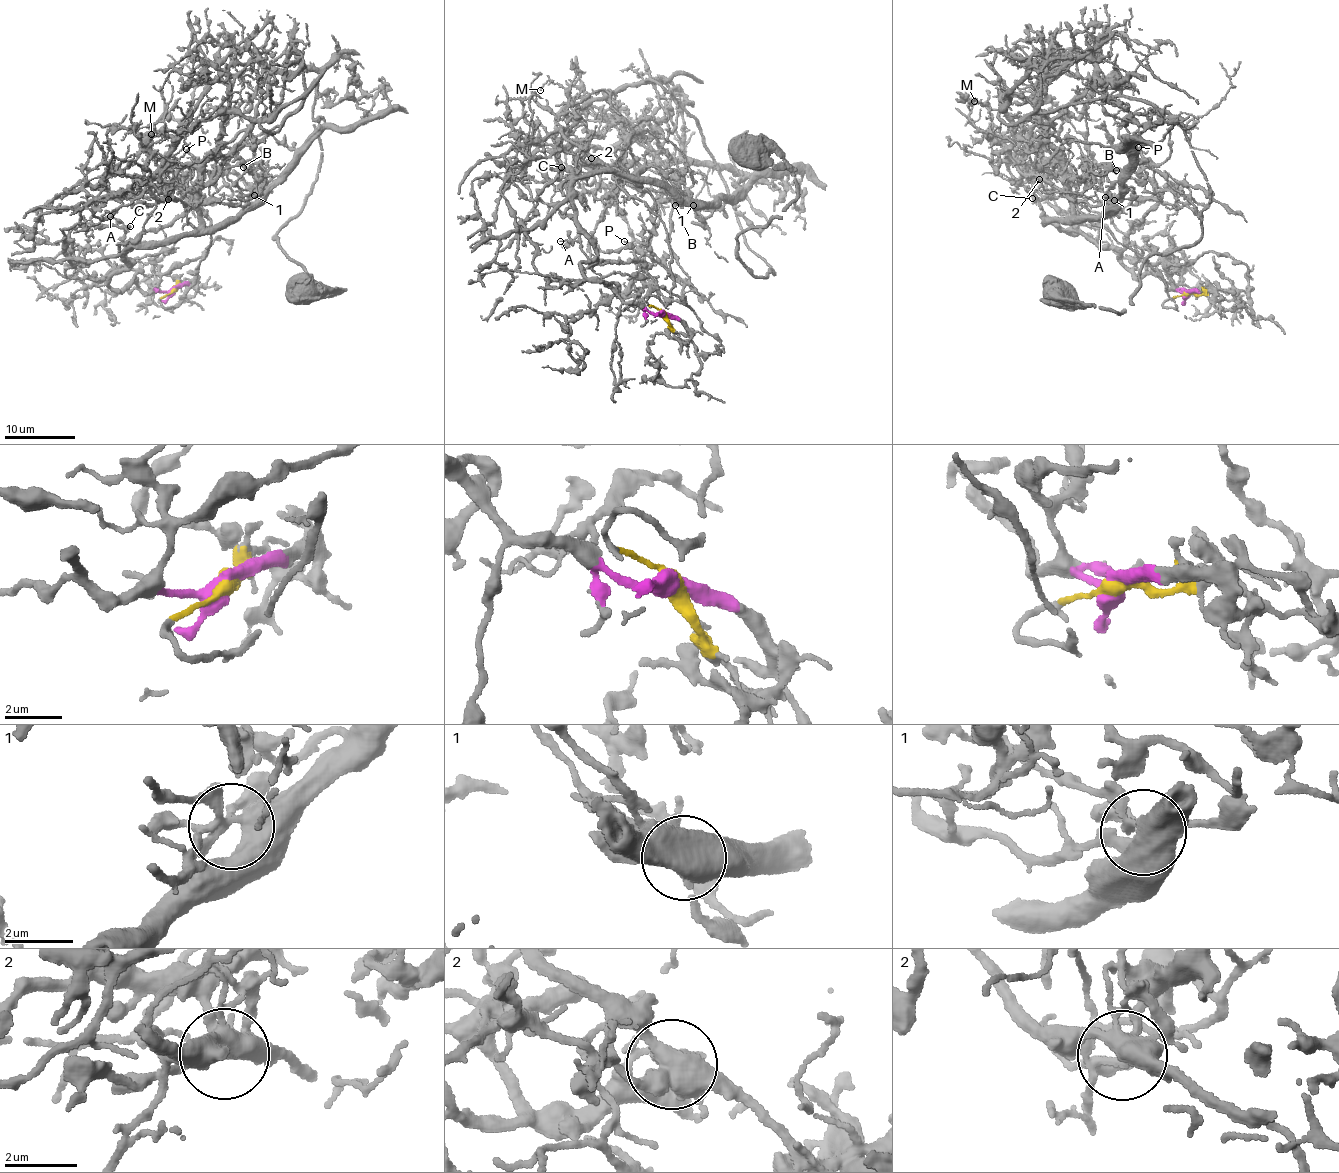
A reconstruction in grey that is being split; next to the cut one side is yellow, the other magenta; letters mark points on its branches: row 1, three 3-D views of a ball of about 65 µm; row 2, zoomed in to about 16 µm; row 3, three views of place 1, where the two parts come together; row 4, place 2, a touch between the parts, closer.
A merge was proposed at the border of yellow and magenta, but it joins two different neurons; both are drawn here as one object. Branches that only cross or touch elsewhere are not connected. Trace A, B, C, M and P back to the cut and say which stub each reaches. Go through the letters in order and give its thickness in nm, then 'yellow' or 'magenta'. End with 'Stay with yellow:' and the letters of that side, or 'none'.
A: 140 nm | magenta
B: 130 nm | magenta
C: 240 nm | magenta
M: 110 nm | yellow
P: 170 nm | magenta
Stay with yellow: M

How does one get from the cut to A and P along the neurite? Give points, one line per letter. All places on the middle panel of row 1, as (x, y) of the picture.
A: (663, 314), (652, 315), (591, 281), (583, 263), (597, 262), (590, 262), (576, 240), (560, 241)
P: (663, 314), (584, 275), (581, 265), (596, 261), (639, 259), (646, 267), (624, 241)

